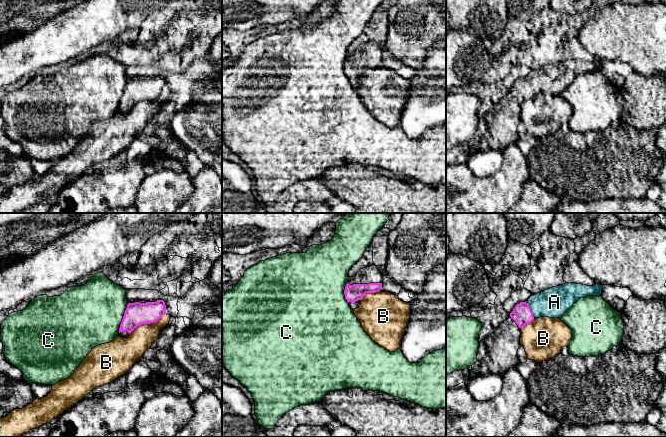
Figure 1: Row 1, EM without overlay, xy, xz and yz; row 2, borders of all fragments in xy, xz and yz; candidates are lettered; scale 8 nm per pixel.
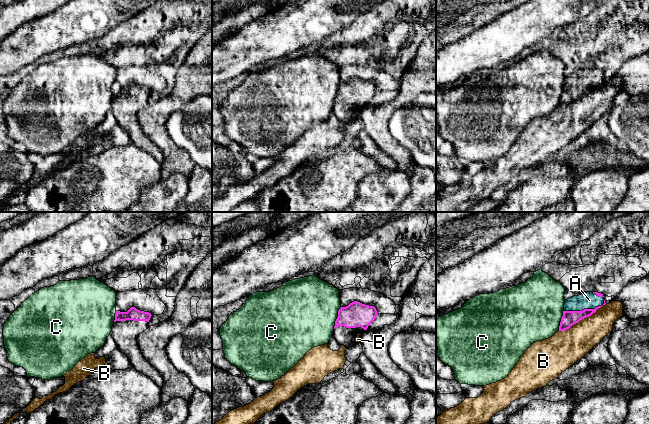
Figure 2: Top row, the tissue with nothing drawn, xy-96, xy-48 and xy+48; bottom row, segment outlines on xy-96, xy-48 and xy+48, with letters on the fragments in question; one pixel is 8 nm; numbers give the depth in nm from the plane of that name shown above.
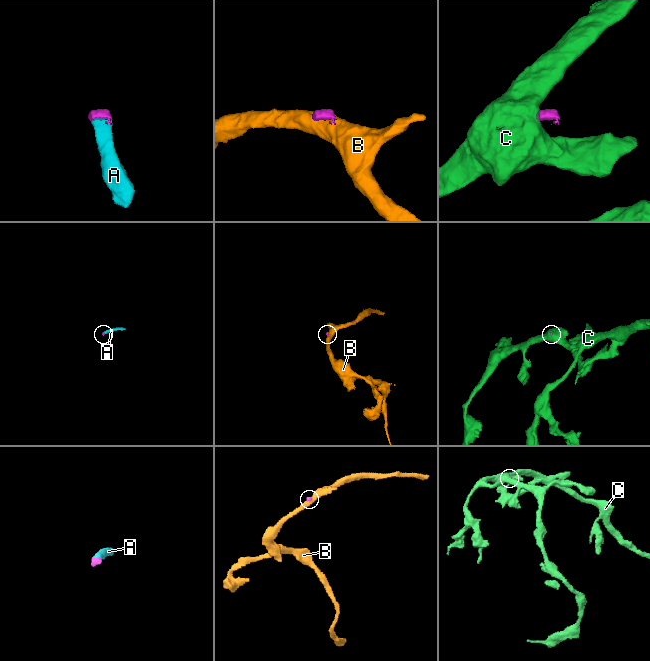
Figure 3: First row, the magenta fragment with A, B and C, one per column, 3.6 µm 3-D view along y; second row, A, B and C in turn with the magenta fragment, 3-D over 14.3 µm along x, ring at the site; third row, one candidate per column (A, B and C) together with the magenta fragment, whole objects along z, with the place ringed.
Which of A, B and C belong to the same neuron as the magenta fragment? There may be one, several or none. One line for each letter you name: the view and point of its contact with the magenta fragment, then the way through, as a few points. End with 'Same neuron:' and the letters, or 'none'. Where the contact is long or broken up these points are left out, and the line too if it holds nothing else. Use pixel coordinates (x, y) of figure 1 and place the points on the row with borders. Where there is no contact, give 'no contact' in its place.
A: meets magenta in yz at (531, 310); runs through yz (522, 314), (531, 310), (539, 305), (554, 302)
Same neuron: A

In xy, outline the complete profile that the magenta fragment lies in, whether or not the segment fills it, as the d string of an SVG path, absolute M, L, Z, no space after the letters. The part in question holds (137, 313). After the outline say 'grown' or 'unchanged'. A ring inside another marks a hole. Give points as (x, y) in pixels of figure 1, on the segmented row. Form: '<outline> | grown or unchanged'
M163 300L128 303L120 324L118 336L127 338L139 325L157 322L165 314L166 305Z | grown

